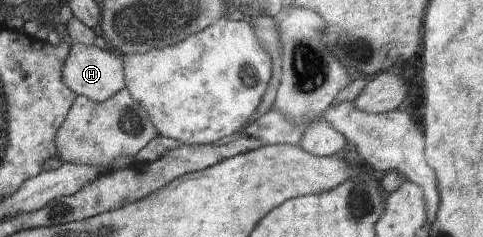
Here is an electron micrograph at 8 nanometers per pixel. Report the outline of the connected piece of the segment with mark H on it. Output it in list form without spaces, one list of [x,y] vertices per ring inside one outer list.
[[[73,44],[64,61],[63,80],[77,96],[92,98],[94,102],[102,102],[115,95],[124,87],[124,64],[121,56],[114,51],[104,51],[95,45]]]

